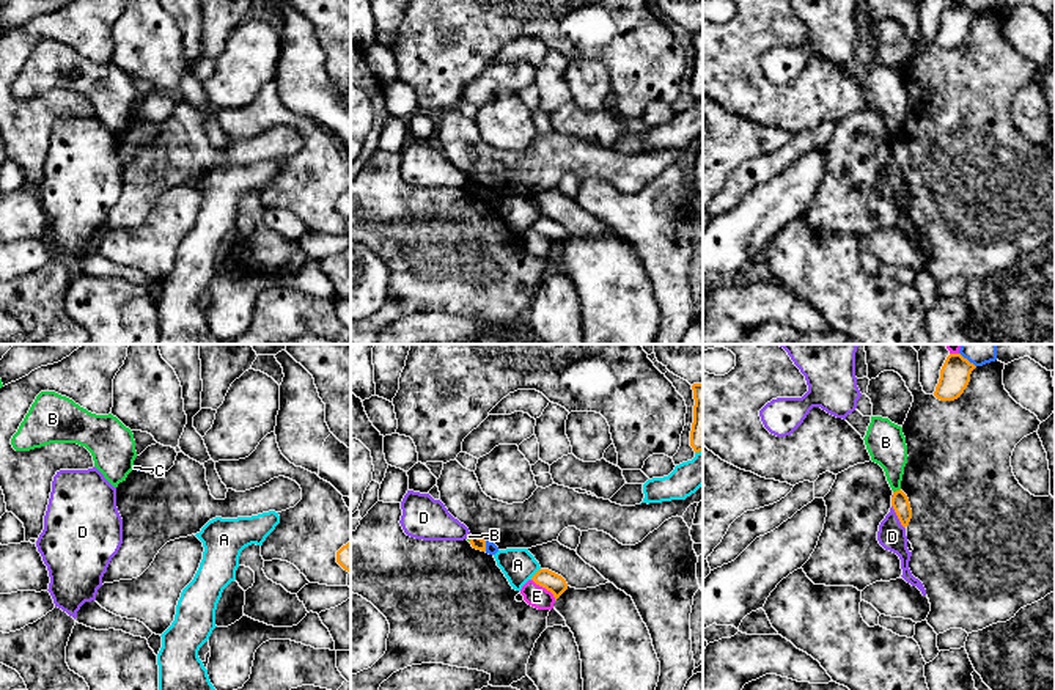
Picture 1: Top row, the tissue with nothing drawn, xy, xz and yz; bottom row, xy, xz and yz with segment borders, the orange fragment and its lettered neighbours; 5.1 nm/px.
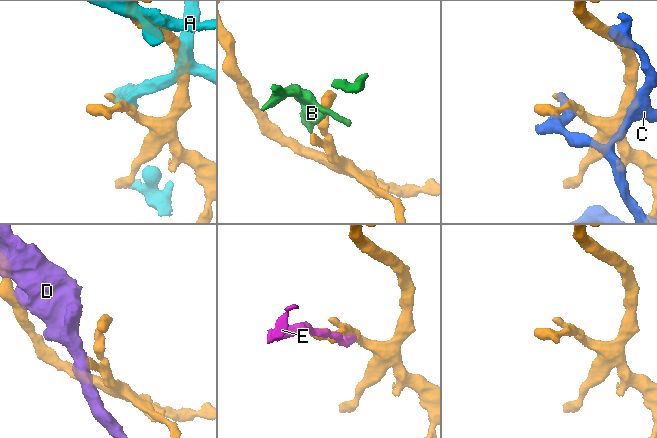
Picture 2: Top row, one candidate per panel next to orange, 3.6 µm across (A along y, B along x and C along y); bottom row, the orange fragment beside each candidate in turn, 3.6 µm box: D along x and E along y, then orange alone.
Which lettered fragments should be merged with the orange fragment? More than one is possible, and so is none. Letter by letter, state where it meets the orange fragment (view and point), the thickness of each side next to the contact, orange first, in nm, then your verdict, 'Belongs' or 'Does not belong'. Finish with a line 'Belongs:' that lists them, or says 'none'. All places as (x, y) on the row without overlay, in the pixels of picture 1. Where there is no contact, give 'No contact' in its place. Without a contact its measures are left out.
A: Touches orange at xz (535, 222). Thickness 100 nm (orange) against 170 nm. Does not belong
B: Touches orange at yz (896, 139). Thickness 90 nm (orange) against 200 nm. Does not belong
C: Touches orange at yz (966, 7). Thickness 160 nm (orange) against 80 nm. Does not belong
D: Touches orange at yz (898, 165). Thickness 90 nm (orange) against 140 nm. Does not belong
E: Touches orange at xz (544, 234). Thickness 100 nm (orange) against 120 nm. Does not belong
Belongs: none

